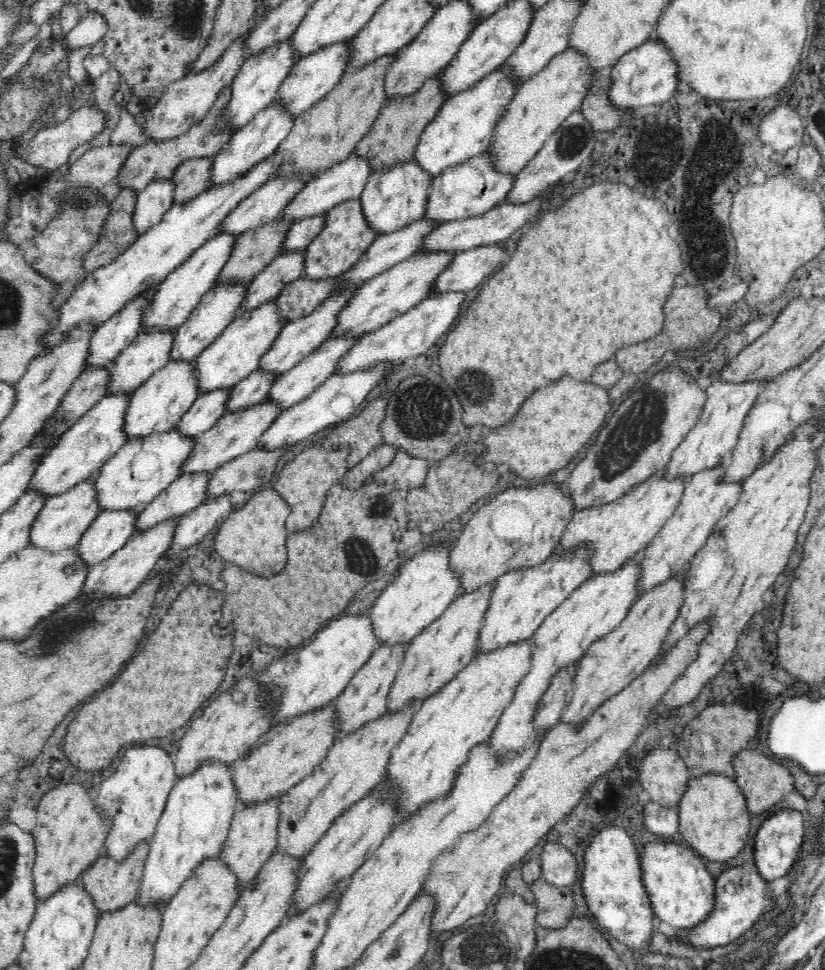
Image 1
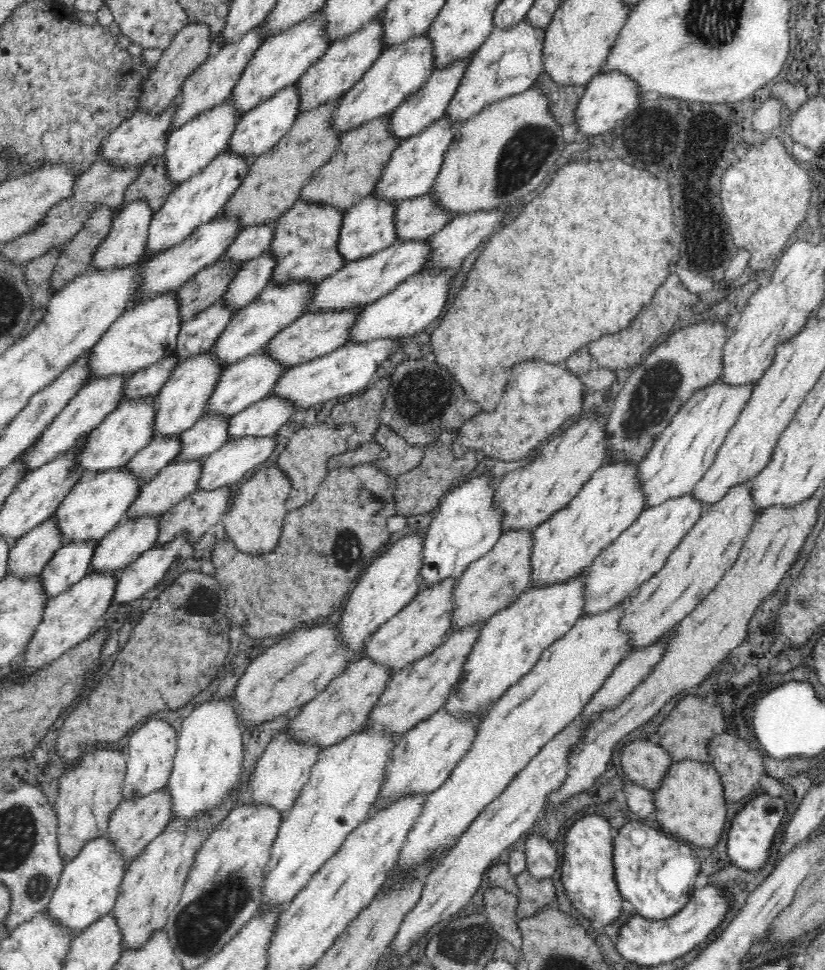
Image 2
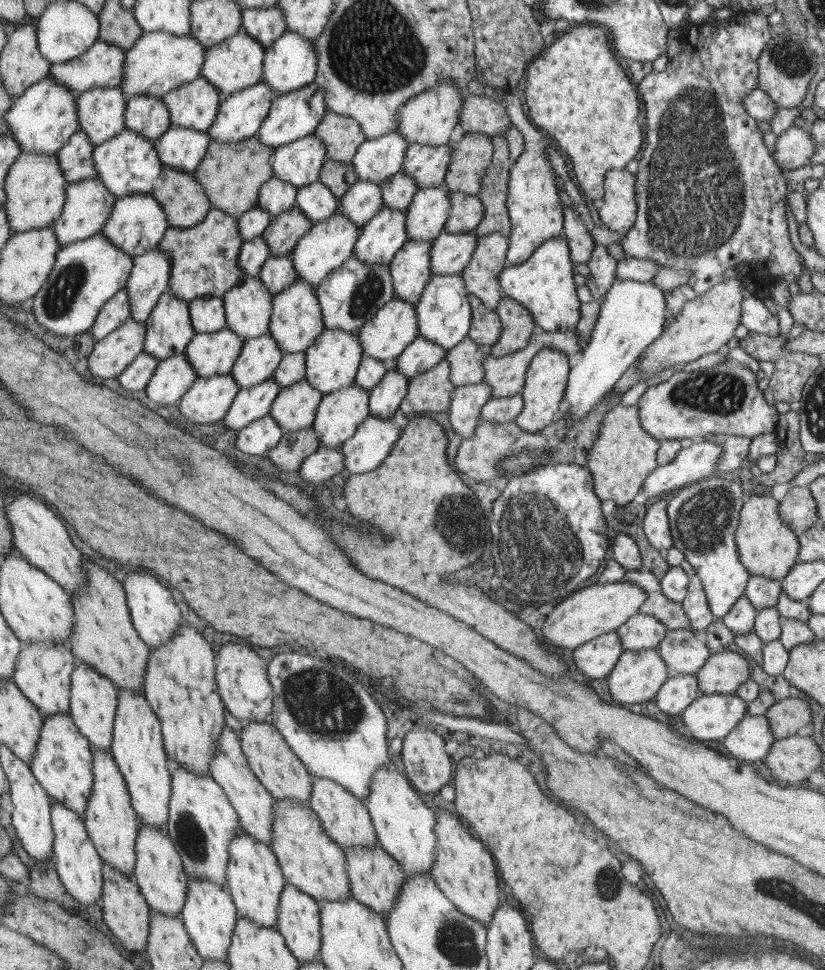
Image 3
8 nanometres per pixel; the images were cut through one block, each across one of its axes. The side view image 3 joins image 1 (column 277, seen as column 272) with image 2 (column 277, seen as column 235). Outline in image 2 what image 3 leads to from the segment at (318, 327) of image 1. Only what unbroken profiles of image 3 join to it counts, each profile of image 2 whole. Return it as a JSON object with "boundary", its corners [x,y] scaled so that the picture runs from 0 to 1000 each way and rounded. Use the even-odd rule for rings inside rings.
{"boundary":[[[313,363],[284,373],[282,376],[275,376],[264,390],[264,394],[261,395],[255,410],[251,411],[250,419],[246,421],[246,431],[250,429],[282,430],[309,414],[325,410],[328,400],[344,382],[345,379],[339,377],[336,372],[328,371],[322,363]]]}

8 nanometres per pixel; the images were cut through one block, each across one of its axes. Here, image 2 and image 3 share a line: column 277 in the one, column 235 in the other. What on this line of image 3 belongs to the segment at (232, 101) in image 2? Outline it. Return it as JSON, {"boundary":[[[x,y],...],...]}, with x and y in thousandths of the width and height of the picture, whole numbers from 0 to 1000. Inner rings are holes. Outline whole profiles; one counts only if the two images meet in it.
{"boundary":[[[295,32],[280,38],[272,44],[256,48],[248,56],[248,66],[245,67],[244,79],[259,89],[263,97],[272,103],[284,96],[303,92],[313,88],[318,81],[318,71],[321,66],[321,52],[310,40]]]}

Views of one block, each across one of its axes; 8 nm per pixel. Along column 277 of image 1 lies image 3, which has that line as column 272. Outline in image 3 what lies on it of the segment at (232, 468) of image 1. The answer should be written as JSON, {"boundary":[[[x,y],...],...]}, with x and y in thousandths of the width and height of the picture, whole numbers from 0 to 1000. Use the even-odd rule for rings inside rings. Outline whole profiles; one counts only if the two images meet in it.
{"boundary":[[[379,439],[359,443],[359,445],[343,446],[339,456],[325,470],[332,478],[335,487],[359,487],[364,482],[366,475],[377,468],[381,468],[387,461],[385,447],[381,445]]]}

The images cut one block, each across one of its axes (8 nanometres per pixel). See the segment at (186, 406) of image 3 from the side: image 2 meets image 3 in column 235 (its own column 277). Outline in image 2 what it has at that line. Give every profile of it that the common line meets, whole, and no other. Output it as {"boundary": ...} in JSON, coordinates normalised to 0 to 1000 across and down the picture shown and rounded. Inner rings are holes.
{"boundary":[[[478,348],[476,351],[448,352],[444,355],[415,355],[400,365],[345,379],[343,387],[328,400],[327,408],[332,408],[335,412],[347,413],[358,422],[378,424],[402,410],[408,411],[412,408],[419,408],[419,406],[434,406],[444,401],[463,373],[496,349],[482,351],[482,348]]]}

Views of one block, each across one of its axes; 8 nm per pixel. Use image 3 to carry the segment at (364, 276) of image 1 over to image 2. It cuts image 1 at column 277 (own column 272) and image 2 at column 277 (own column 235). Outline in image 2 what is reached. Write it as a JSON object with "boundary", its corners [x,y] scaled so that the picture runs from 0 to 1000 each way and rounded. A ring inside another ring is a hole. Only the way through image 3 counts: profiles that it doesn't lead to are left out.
{"boundary":[[[366,290],[365,293],[339,295],[325,293],[307,311],[284,324],[269,344],[261,349],[251,366],[256,368],[256,371],[275,377],[316,363],[337,341],[367,325],[368,316],[373,313],[373,305],[377,304],[381,295],[383,293],[373,293],[371,290]]]}

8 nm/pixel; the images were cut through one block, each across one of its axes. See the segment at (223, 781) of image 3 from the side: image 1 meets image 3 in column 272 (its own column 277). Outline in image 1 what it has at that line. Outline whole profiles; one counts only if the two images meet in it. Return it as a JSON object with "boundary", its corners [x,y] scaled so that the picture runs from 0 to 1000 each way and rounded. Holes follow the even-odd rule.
{"boundary":[[[330,820],[326,824],[313,824],[307,828],[290,830],[288,835],[285,836],[278,860],[264,881],[286,898],[293,919],[303,913],[314,895],[333,878],[336,852],[339,849],[339,827],[342,820]]]}

